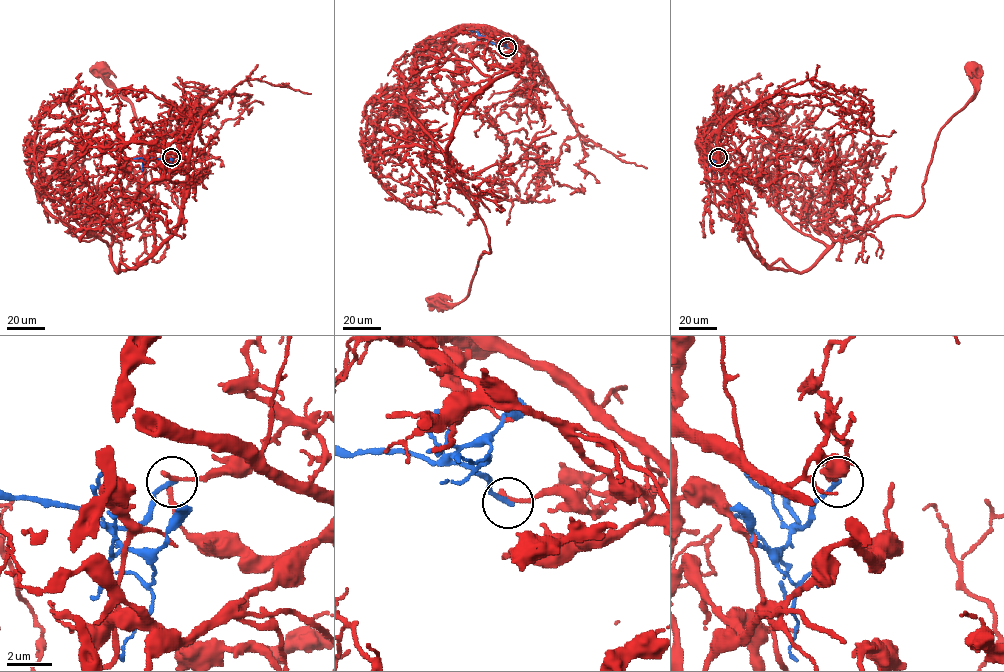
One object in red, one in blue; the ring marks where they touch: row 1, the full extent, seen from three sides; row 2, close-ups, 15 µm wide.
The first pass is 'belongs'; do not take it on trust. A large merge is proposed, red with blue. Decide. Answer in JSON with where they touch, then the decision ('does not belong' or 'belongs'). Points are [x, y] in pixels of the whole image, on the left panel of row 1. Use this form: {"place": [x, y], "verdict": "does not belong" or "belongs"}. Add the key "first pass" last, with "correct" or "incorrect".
{"place": [171, 157], "verdict": "does not belong", "first pass": "incorrect"}

